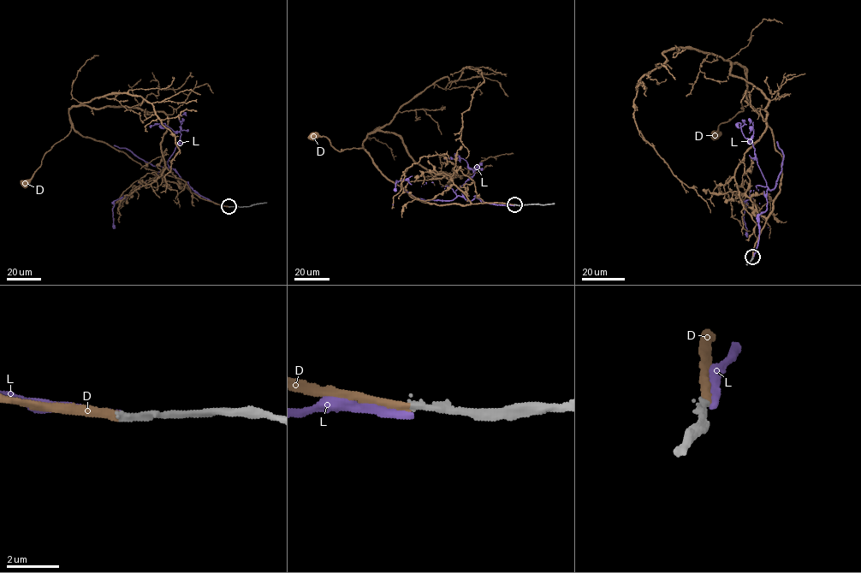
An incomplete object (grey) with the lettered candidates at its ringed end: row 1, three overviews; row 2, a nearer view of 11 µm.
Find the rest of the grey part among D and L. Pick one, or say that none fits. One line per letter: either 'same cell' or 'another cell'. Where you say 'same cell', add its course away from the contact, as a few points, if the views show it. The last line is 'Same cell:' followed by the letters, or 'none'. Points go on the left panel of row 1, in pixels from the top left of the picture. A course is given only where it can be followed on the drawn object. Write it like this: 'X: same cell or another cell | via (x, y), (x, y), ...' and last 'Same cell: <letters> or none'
D: same cell | via (228, 206), (201, 198), (176, 178), (145, 169), (72, 125), (26, 182)
L: another cell
Same cell: D

